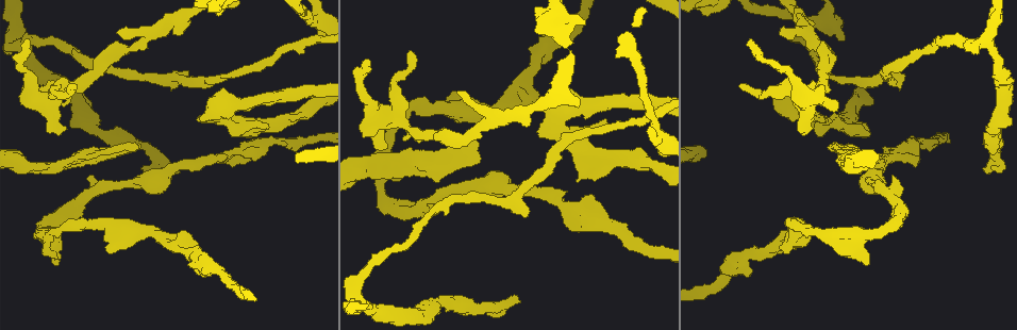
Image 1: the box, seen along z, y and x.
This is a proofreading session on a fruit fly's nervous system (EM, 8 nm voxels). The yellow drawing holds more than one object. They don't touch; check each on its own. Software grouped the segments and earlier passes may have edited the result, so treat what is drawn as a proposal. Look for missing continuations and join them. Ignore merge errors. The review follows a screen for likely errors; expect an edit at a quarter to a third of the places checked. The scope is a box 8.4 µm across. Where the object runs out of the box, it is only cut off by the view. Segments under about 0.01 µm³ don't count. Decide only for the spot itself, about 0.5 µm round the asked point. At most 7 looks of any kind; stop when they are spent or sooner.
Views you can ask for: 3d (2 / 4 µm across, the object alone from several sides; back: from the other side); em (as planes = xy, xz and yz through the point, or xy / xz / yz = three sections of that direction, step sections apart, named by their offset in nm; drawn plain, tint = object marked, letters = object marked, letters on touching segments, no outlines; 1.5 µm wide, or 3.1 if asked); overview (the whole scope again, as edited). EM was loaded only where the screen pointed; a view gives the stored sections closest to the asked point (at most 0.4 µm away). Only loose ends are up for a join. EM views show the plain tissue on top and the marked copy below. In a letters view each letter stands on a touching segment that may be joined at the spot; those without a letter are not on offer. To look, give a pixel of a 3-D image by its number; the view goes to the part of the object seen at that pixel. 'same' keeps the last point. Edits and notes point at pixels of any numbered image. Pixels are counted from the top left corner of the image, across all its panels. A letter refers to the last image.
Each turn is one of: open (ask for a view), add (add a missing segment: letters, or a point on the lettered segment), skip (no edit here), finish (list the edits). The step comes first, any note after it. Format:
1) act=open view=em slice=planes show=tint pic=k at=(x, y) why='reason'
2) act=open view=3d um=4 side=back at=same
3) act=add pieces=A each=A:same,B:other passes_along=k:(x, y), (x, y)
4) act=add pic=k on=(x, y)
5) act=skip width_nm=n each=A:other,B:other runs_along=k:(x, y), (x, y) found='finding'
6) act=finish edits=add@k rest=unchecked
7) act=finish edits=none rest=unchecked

act=open view=em slice=xy step=8 show=letters pic=1 at=(985, 173)

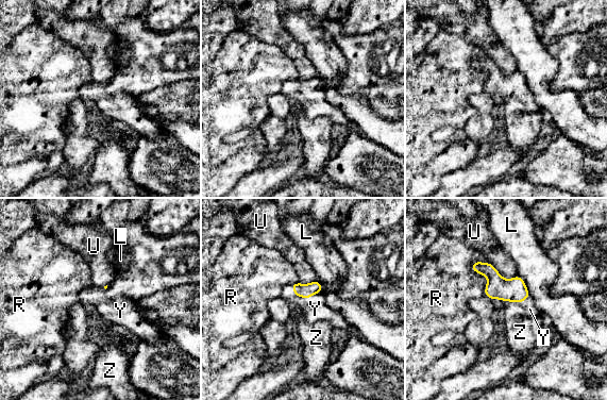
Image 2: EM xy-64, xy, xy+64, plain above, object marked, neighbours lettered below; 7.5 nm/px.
act=add pieces=Y each=L:other,R:other,U:other,Y:same,Z:other passes_along=2:(304, 290), (303, 298), (315, 309) found='it goes on there'

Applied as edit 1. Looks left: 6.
act=open view=em slice=planes show=letters pic=1 at=(266, 124) why='branch stops here'

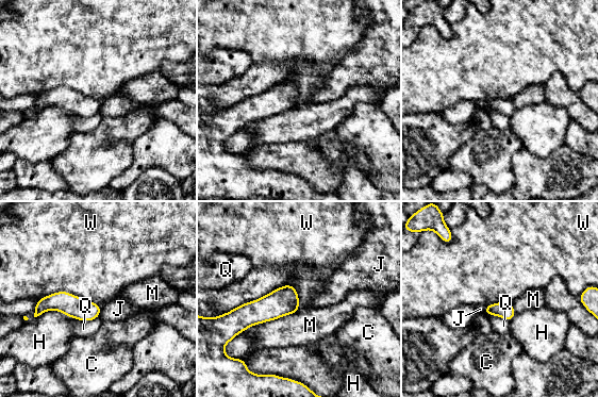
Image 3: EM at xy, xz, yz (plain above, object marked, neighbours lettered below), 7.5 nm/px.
act=skip each=C:other,H:other,J:other,M:other,Q:other,W:other border=3:(37, 299), (67, 291), (101, 305) found='no lettered segment goes on from it'

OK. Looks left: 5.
act=open view=em slice=xy step=4 show=letters pic=1 at=(60, 134) why='free end'

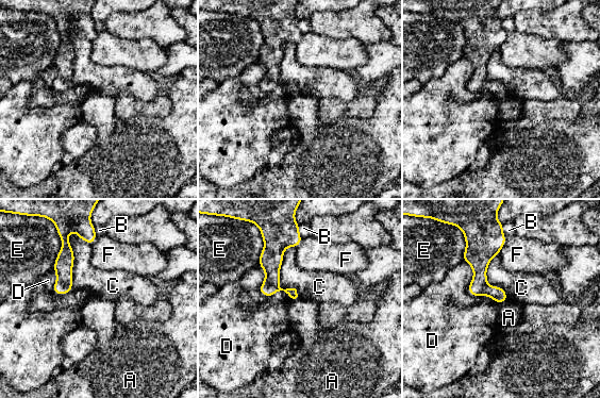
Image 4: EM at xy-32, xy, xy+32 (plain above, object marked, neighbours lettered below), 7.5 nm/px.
act=open view=em slice=planes show=letters at=same

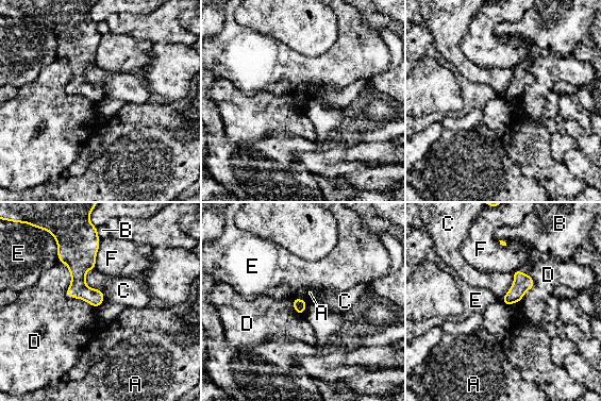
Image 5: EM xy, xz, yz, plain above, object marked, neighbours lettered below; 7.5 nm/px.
act=skip each=A:other,B:other,C:other,D:other,E:other,F:other border=5:(294, 297), (299, 297), (306, 301) found='none of them fits'

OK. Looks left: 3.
act=finish edits=add@2 rest=unchecked

